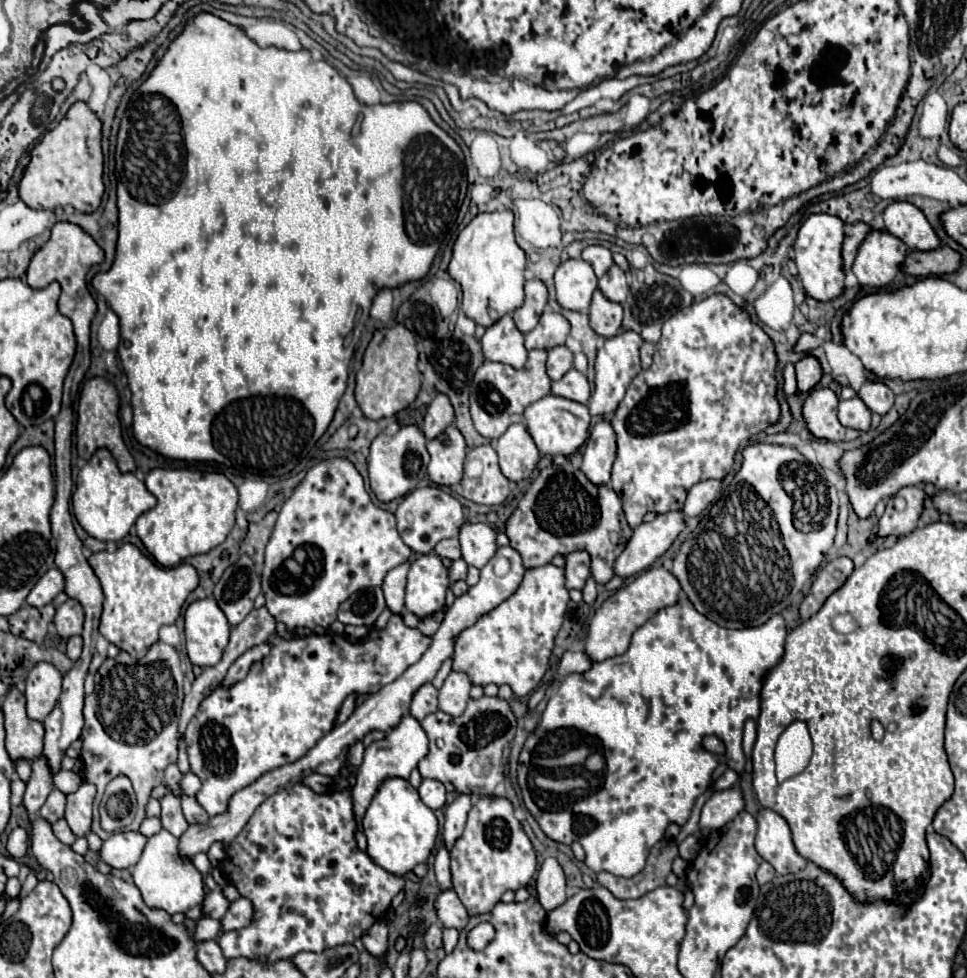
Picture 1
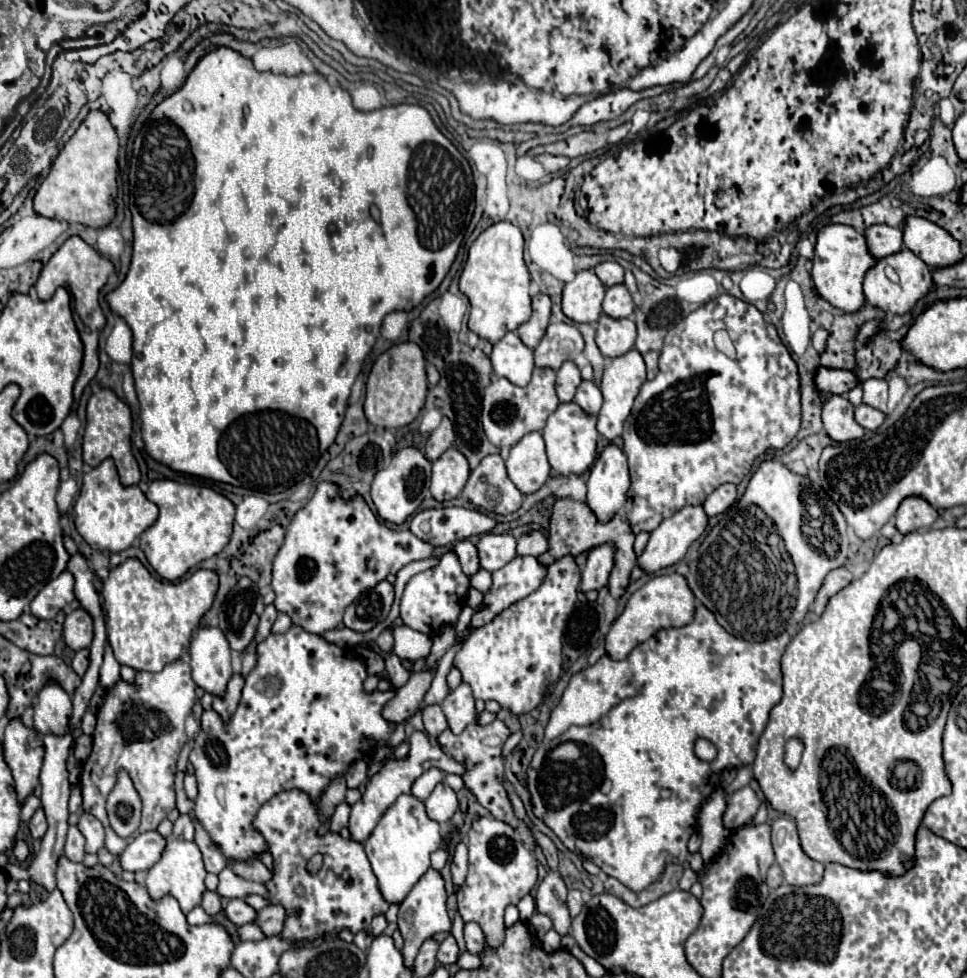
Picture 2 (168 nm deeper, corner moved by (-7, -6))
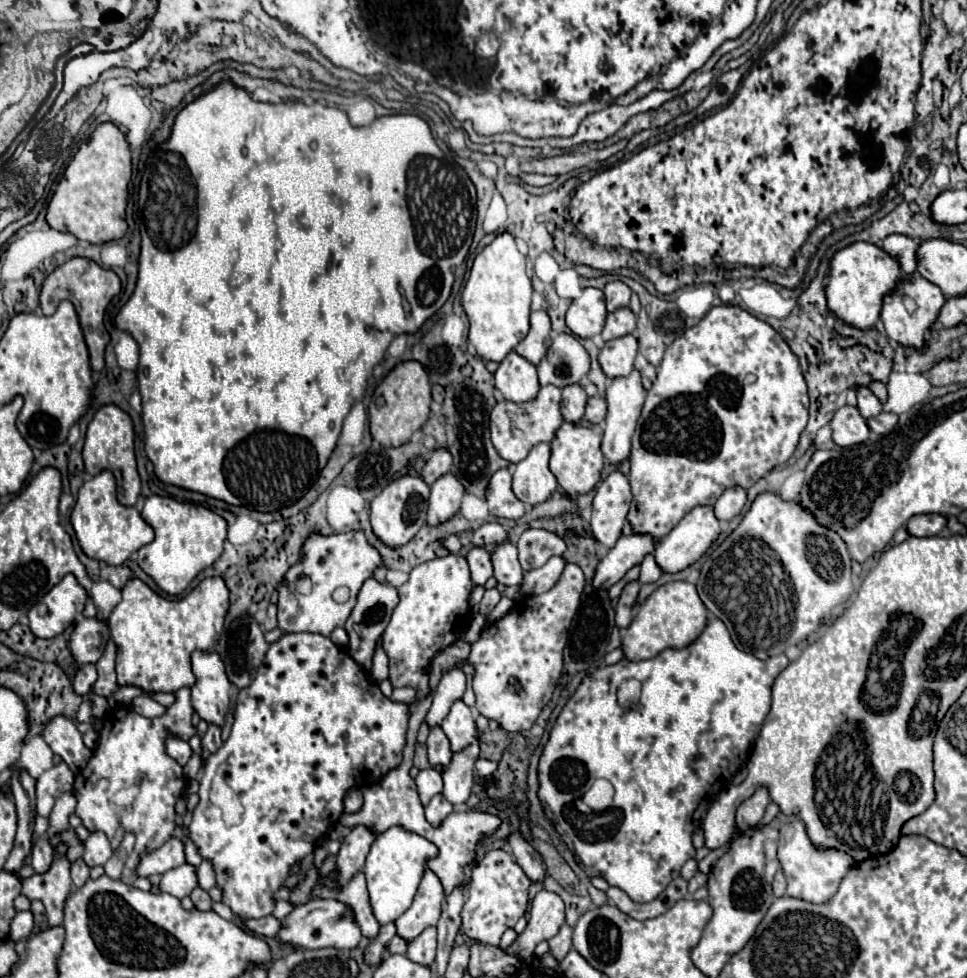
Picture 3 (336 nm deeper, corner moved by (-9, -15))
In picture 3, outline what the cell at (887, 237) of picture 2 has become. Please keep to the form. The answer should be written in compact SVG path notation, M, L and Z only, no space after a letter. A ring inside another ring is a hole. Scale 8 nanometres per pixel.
M891 234L883 240L883 250L895 258L901 266L901 270L905 274L913 274L917 268L917 258L915 252L919 248L917 240L911 240L909 236L899 236L899 234Z

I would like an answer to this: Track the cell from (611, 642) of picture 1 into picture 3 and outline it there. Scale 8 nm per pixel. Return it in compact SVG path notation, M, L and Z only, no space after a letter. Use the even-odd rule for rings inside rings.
M669 582L659 586L637 610L625 636L621 638L621 648L627 660L639 662L657 656L665 648L685 648L689 646L705 628L707 614L697 590L689 582Z

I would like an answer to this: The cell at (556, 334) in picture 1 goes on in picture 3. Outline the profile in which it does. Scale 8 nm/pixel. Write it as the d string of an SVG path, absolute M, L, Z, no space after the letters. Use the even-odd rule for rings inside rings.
M557 334L553 338L549 350L547 350L547 356L541 360L537 370L539 370L541 386L555 384L555 386L563 388L567 384L579 382L589 372L589 354L587 354L587 350L581 346L581 342L573 334Z

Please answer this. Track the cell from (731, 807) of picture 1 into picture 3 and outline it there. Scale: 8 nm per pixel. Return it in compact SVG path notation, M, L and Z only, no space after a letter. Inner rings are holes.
M759 788L751 798L747 798L739 808L737 808L737 826L739 830L747 830L759 824L759 820L765 814L765 808L769 804L769 794L765 788Z

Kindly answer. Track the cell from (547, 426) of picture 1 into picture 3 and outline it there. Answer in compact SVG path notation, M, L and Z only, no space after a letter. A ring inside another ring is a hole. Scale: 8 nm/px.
M563 422L559 432L555 432L551 440L551 462L549 468L555 474L557 482L563 486L567 494L585 494L595 488L603 470L603 454L601 454L601 436L603 430L597 424L581 422Z

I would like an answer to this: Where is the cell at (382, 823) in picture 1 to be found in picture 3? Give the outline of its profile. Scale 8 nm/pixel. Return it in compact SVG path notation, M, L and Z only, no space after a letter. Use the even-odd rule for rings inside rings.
M391 826L387 832L381 832L377 836L367 856L363 874L367 878L373 914L381 924L395 922L411 906L417 886L427 868L427 860L435 858L437 854L439 850L427 838L415 832L407 832L405 828L399 828L399 826Z

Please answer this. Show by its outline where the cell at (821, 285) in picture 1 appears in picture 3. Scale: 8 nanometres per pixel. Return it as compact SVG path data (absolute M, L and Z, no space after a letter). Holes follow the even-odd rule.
M853 242L831 258L831 272L829 272L829 282L825 286L825 296L827 296L827 306L837 318L843 322L855 326L855 328L873 328L875 322L879 320L883 296L895 288L895 284L903 278L903 272L899 264L879 246L869 244L869 242Z

